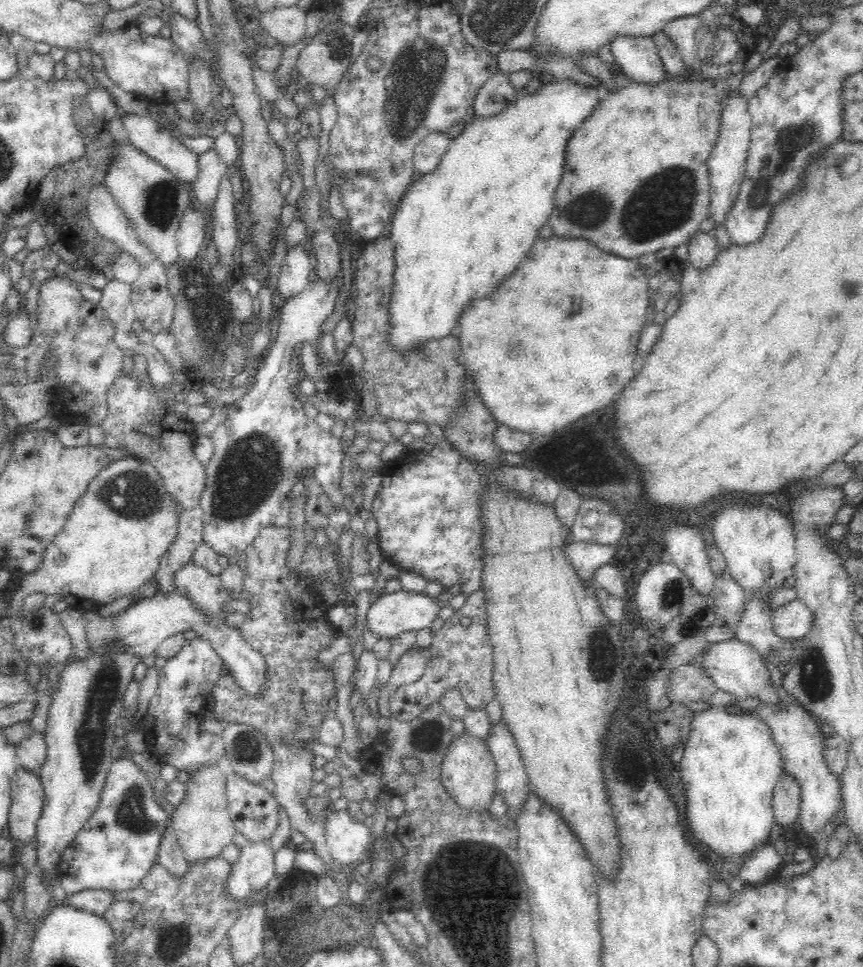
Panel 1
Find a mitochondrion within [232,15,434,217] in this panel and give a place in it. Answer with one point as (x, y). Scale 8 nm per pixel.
(339, 45)

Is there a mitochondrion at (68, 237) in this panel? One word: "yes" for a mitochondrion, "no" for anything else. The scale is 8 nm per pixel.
no

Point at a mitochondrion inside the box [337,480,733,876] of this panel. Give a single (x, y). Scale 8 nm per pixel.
(629, 770)

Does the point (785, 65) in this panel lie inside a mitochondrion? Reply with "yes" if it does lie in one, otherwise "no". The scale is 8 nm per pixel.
no

